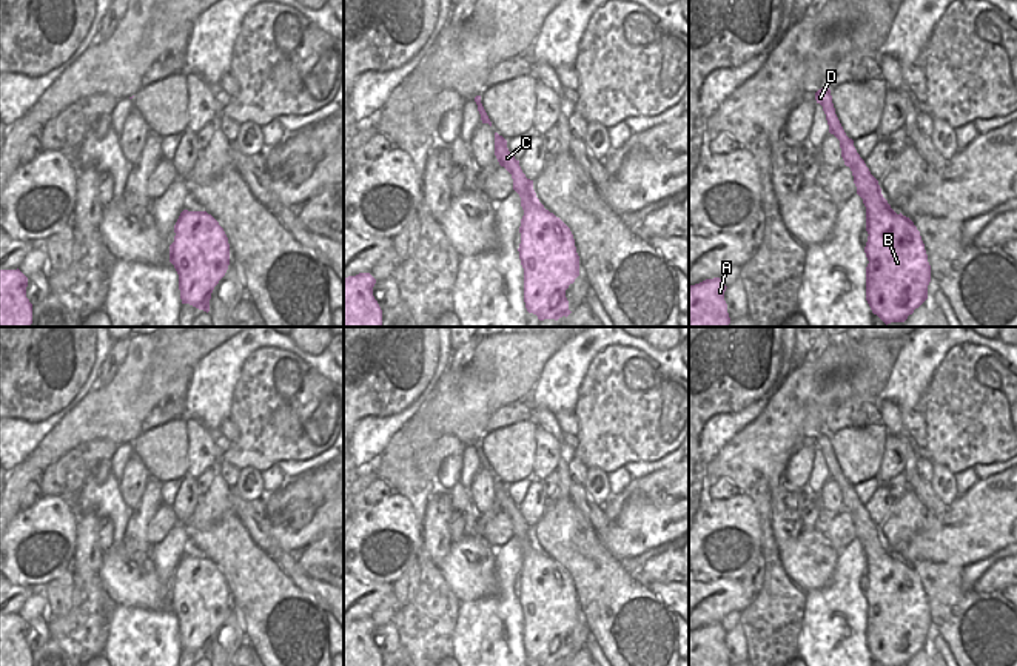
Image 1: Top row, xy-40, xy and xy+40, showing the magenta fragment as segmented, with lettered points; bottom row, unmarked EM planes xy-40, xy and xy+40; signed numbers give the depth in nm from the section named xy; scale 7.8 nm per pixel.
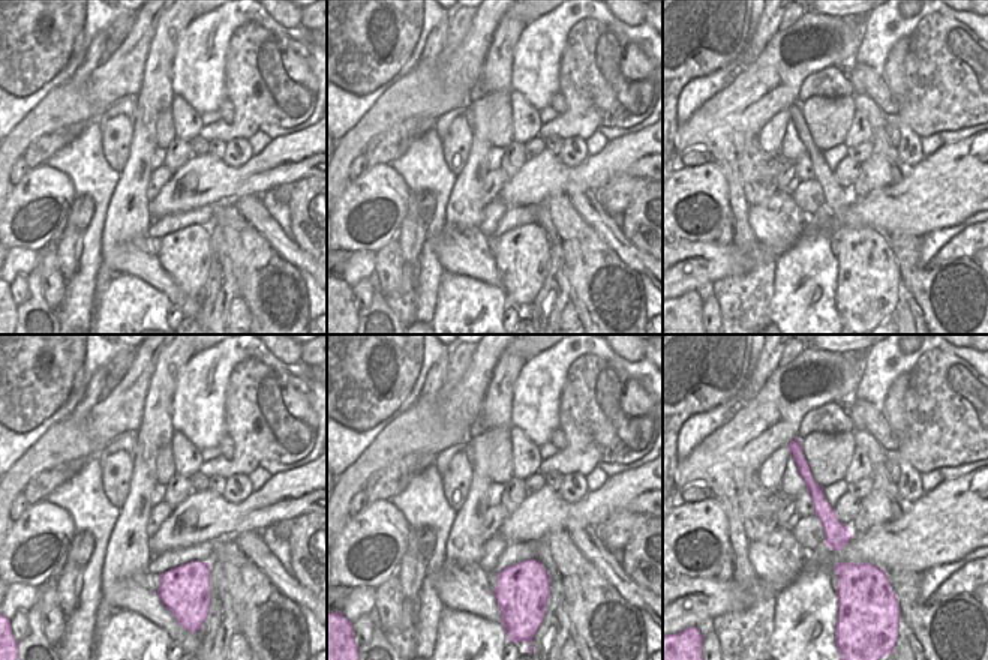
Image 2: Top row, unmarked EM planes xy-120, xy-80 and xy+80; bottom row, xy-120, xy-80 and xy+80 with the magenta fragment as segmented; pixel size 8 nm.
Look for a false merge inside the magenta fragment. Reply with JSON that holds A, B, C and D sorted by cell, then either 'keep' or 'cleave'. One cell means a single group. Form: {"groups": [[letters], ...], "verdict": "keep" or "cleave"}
{"groups": [["A", "B", "C", "D"]], "verdict": "keep"}

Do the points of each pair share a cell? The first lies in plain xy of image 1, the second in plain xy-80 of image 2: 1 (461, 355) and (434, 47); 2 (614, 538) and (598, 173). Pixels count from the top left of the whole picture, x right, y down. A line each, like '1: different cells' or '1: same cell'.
1: same cell
2: different cells

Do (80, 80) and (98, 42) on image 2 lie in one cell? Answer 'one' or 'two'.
one

